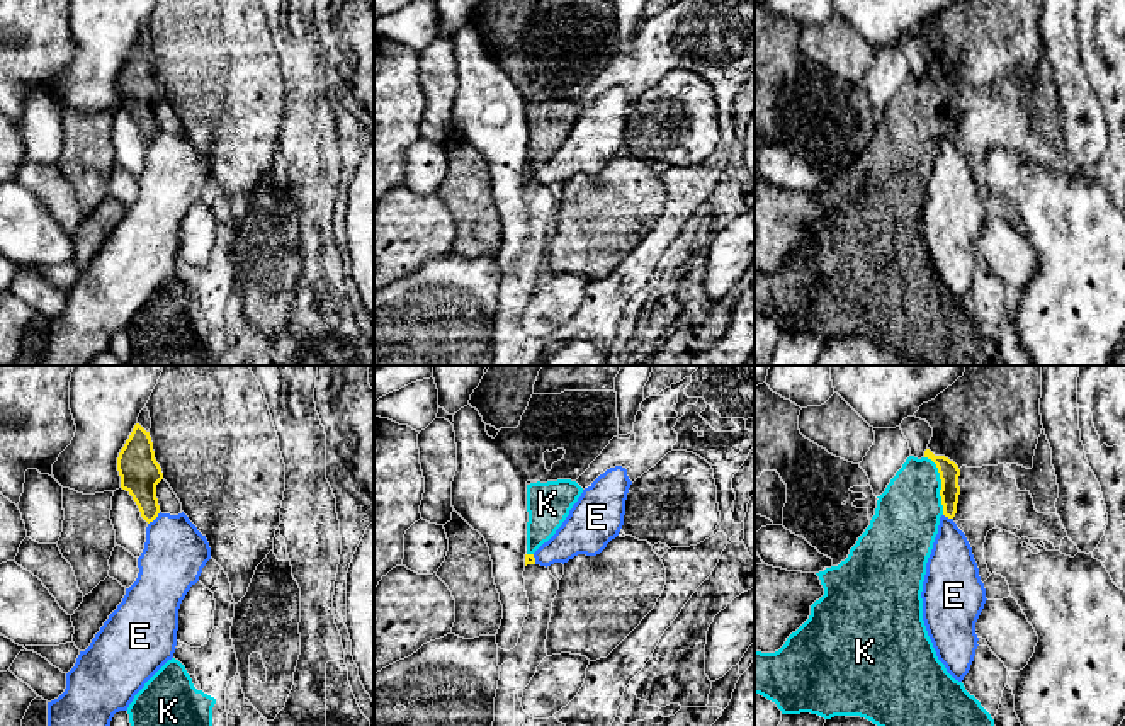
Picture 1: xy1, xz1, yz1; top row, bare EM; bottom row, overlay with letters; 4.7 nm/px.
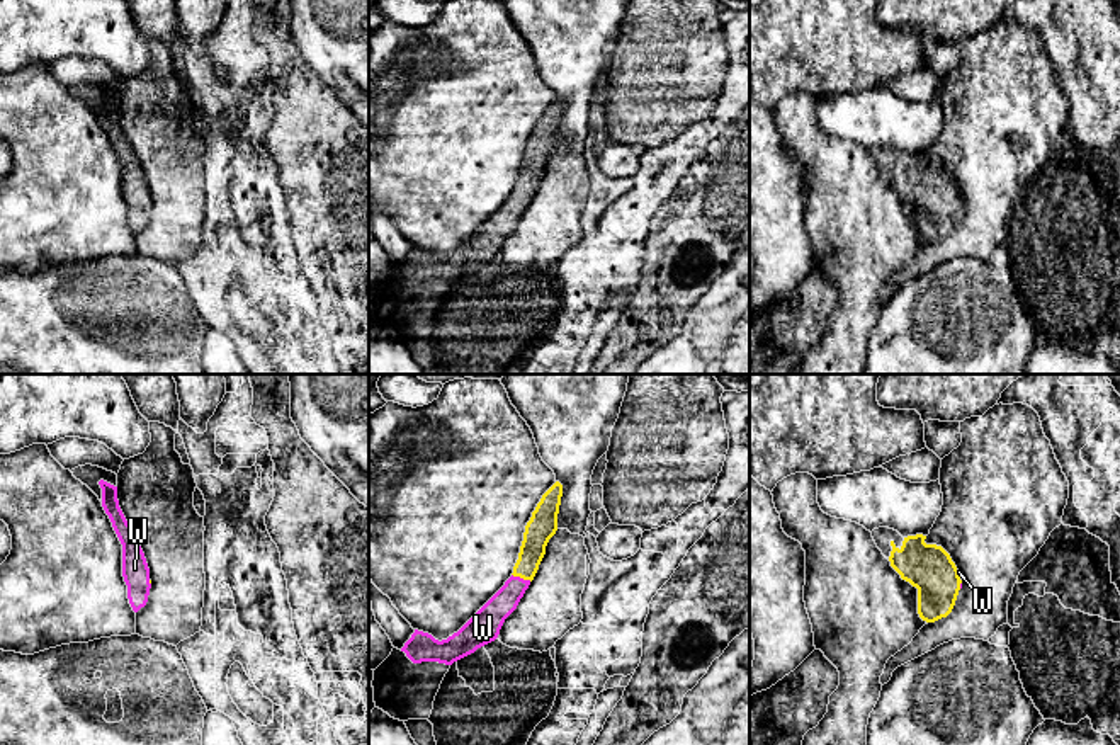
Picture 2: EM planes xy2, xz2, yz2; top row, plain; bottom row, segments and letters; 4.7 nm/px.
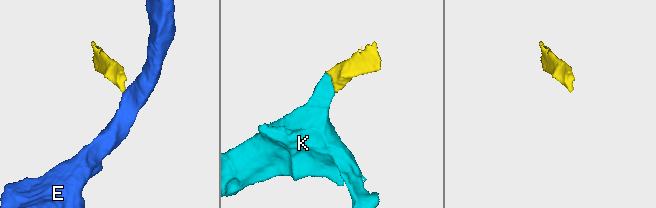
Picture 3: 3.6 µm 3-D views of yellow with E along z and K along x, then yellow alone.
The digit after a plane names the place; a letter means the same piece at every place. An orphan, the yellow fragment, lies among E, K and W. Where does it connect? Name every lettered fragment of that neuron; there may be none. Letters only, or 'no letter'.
K, W

